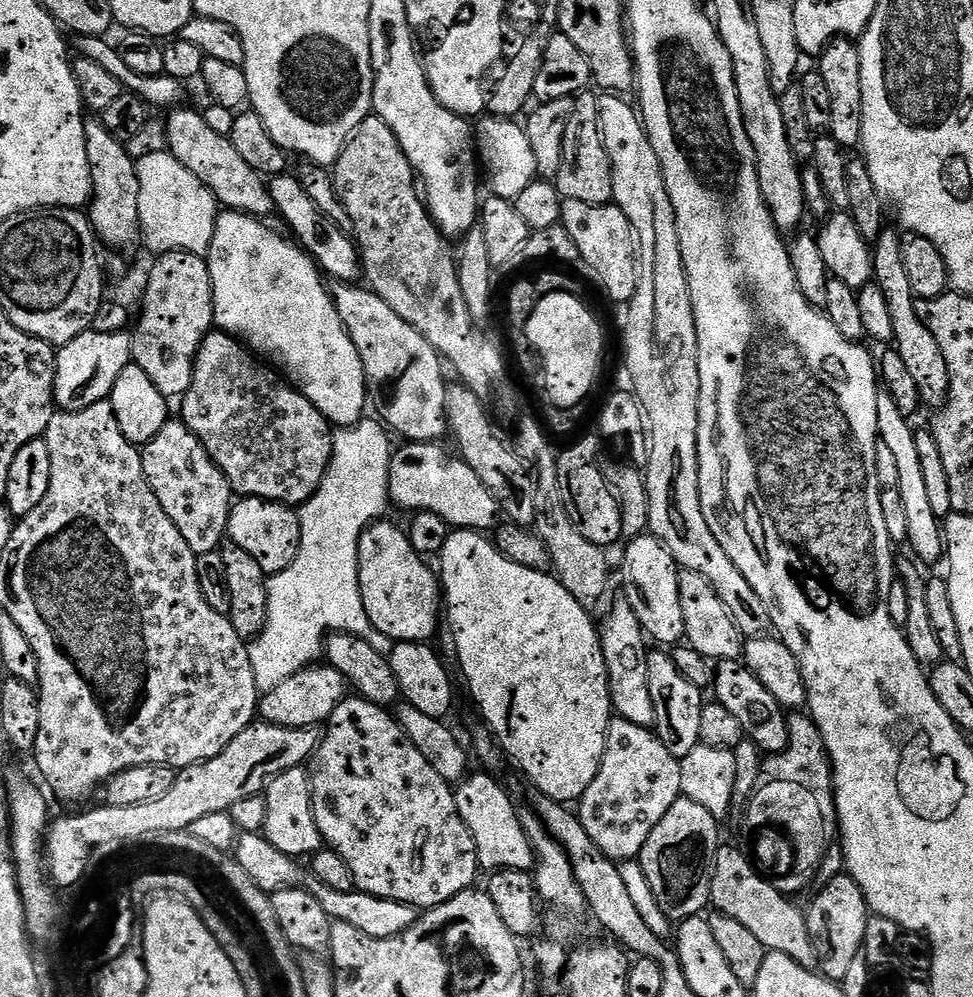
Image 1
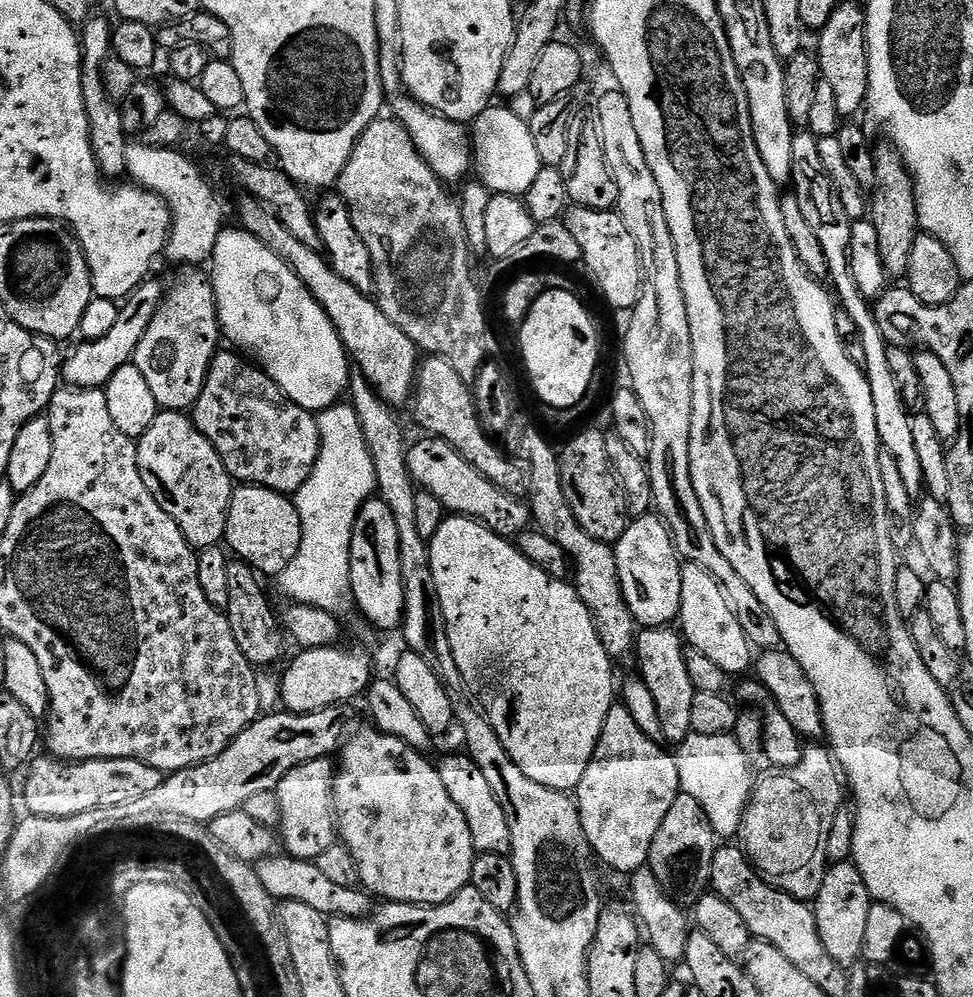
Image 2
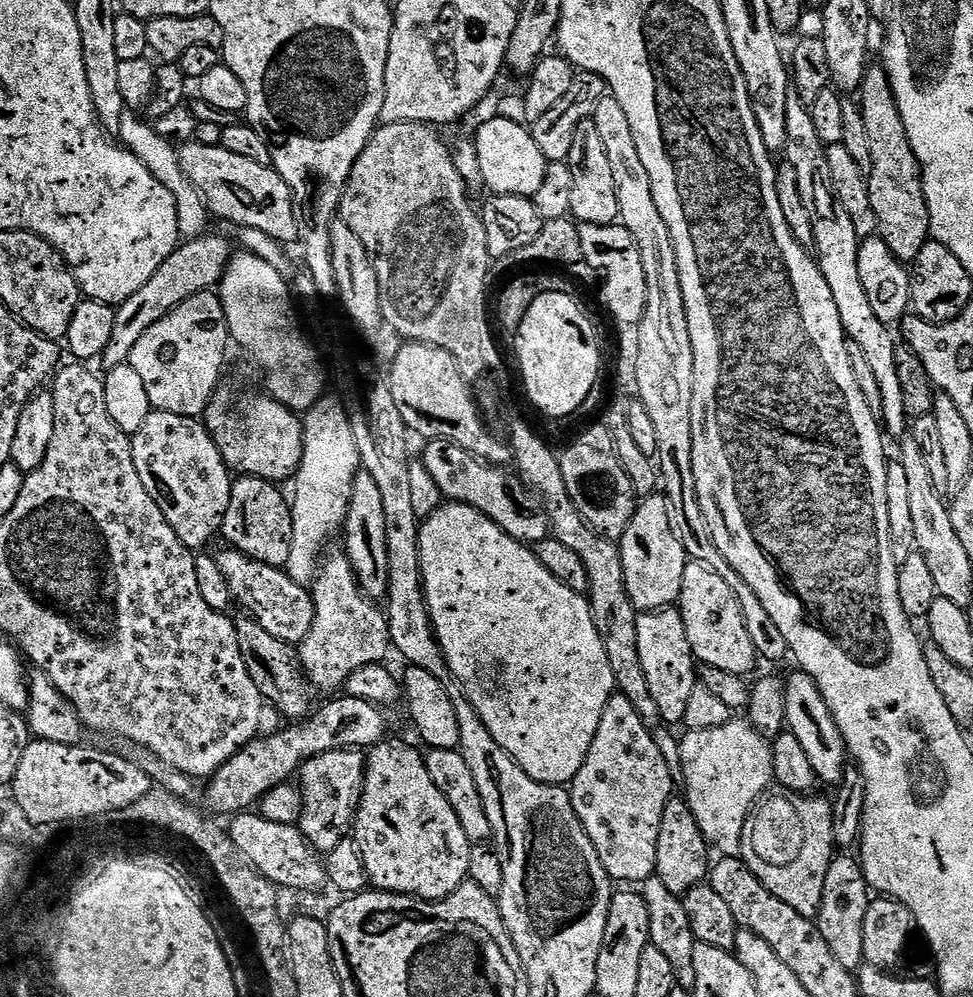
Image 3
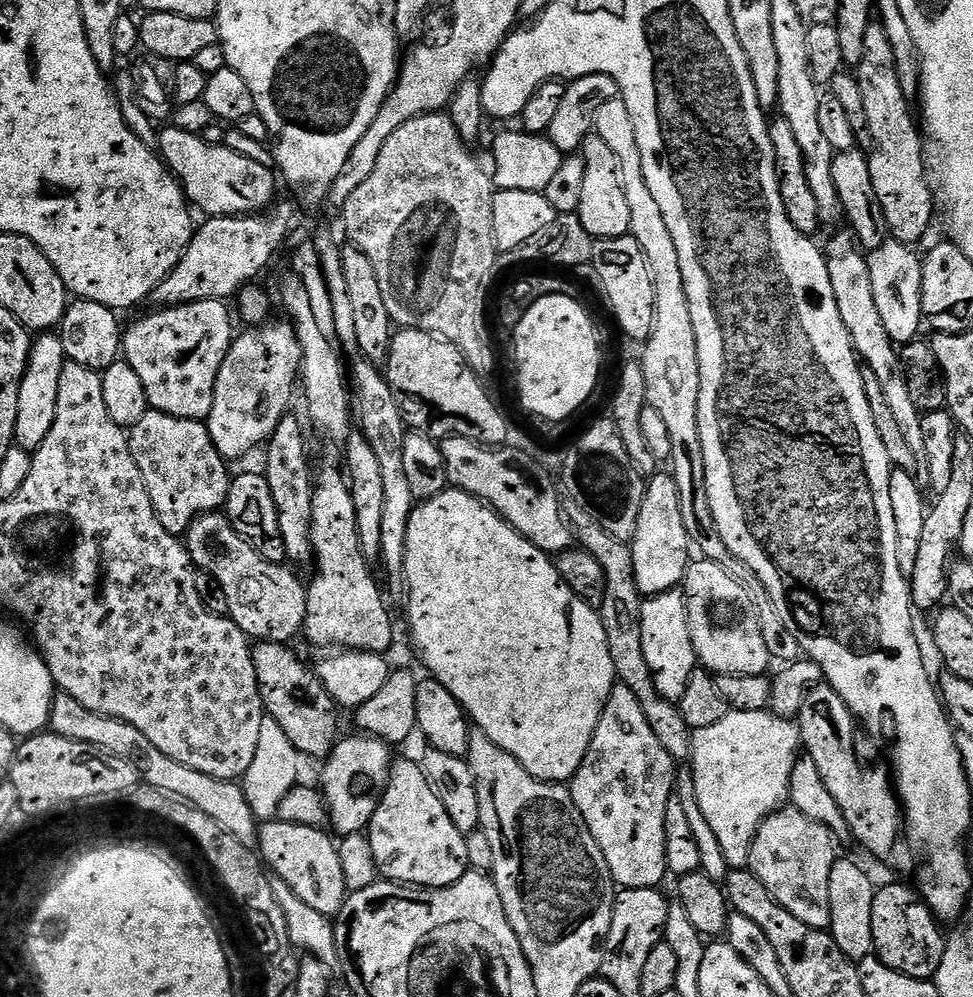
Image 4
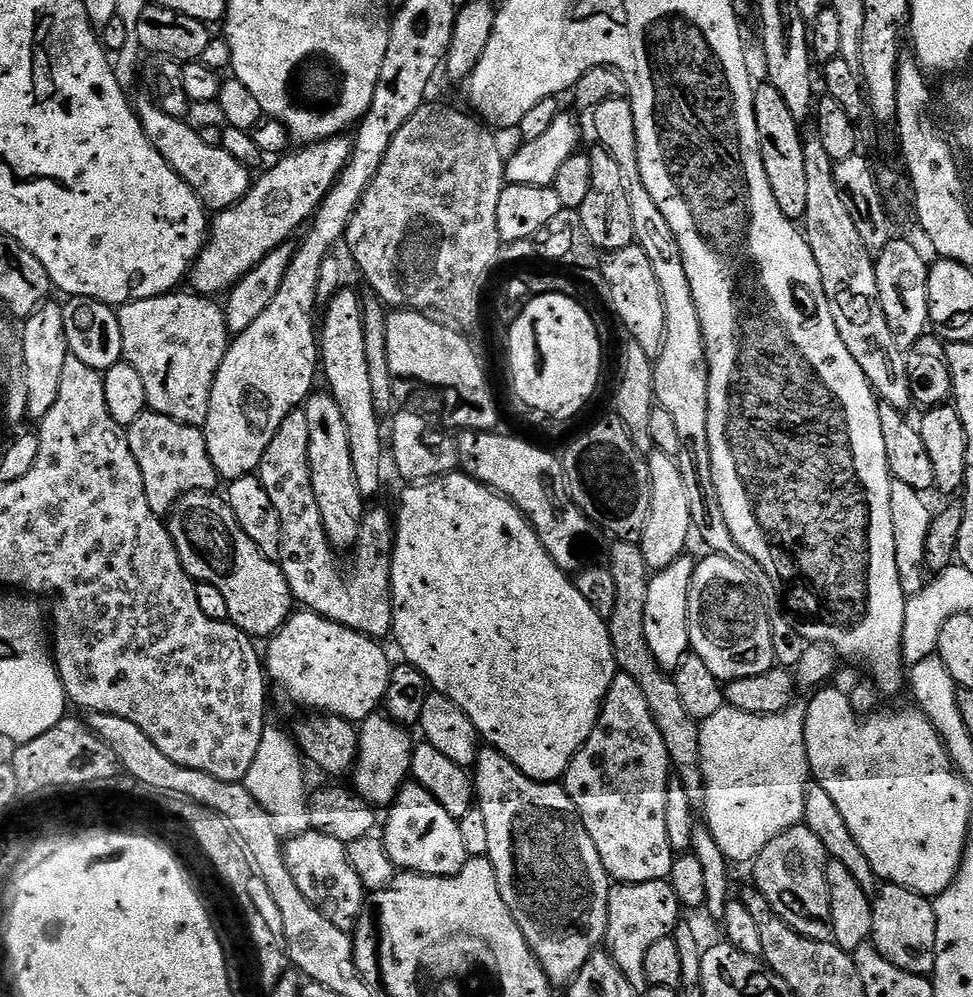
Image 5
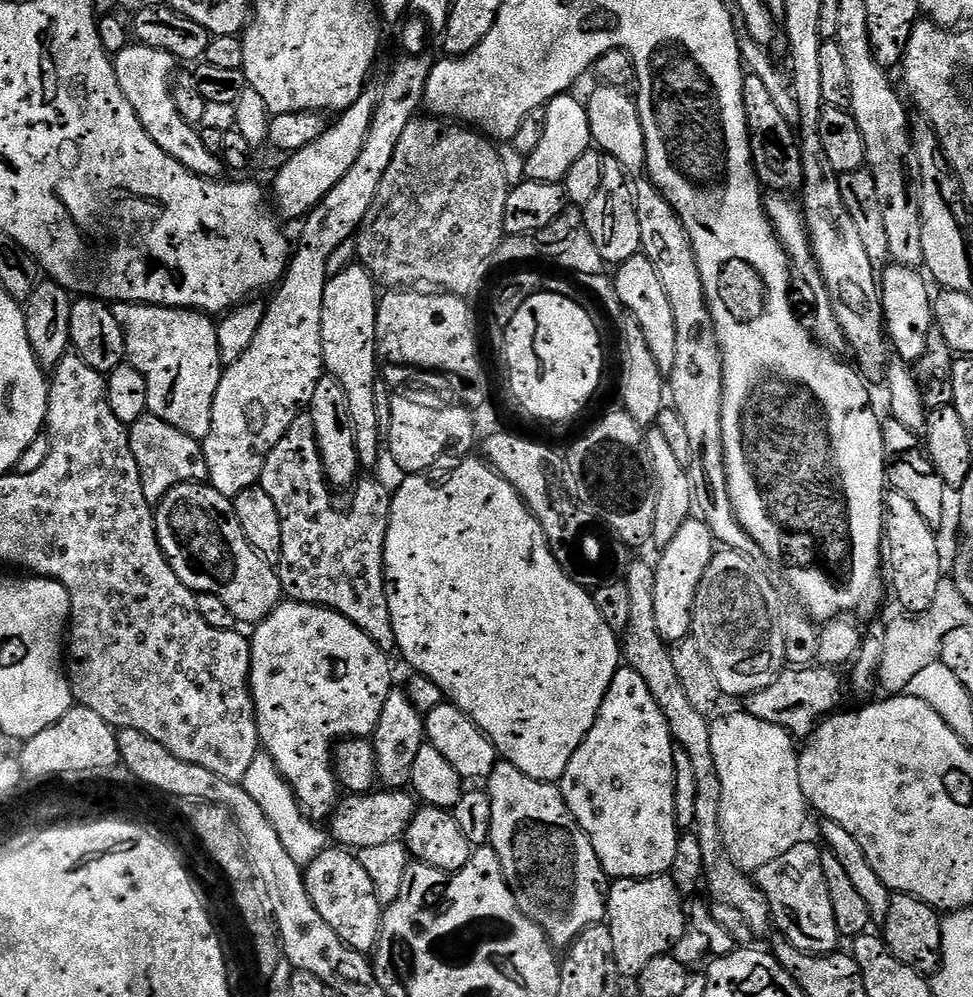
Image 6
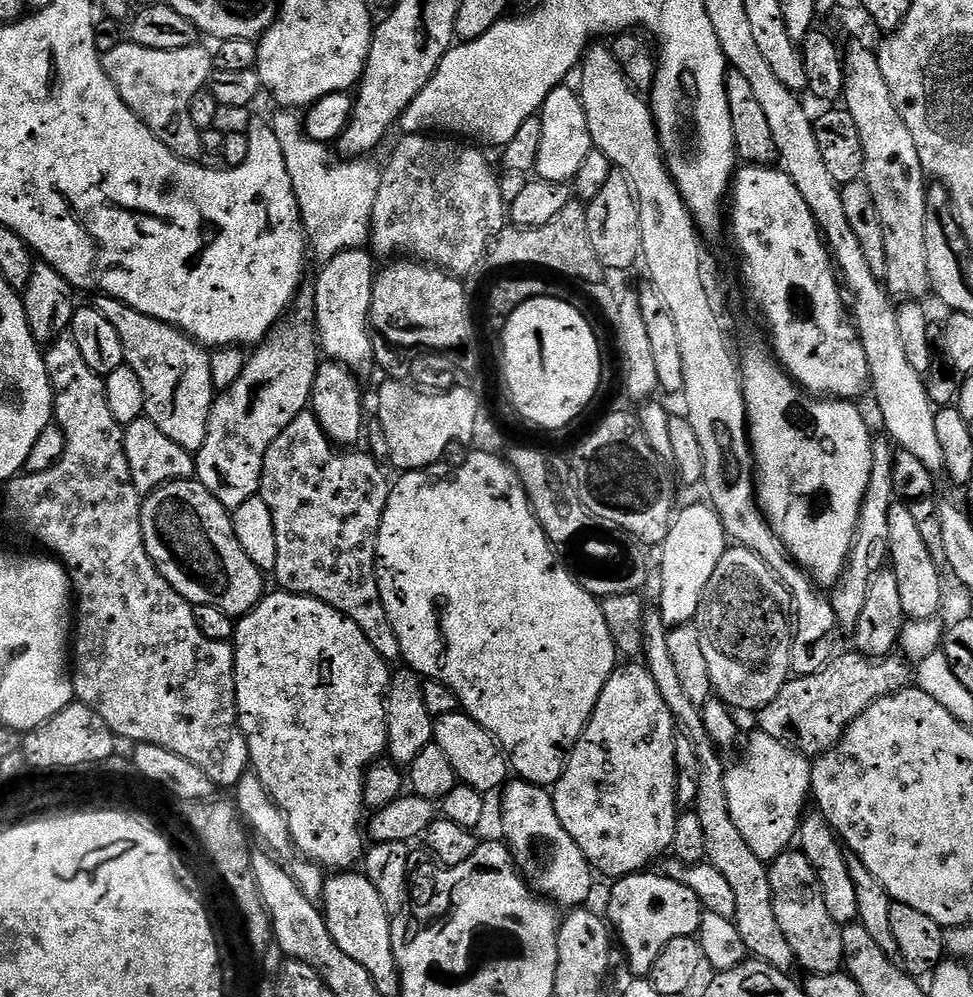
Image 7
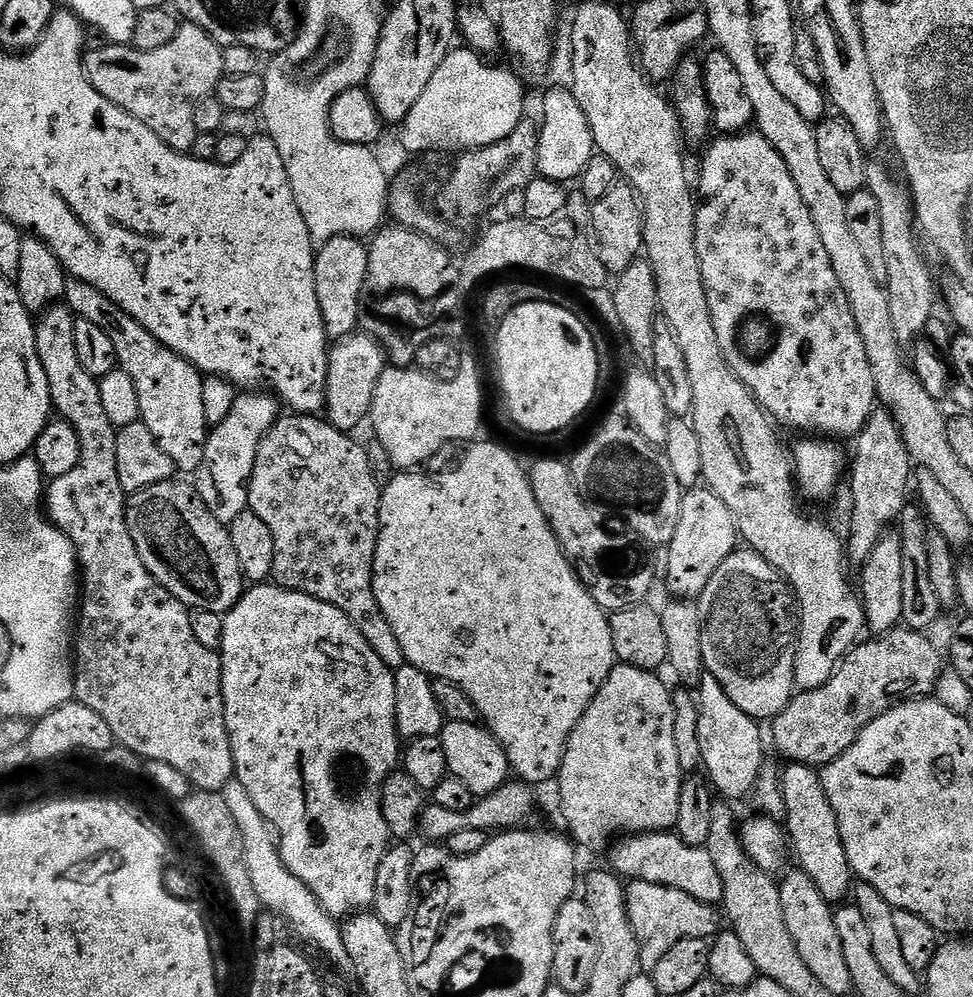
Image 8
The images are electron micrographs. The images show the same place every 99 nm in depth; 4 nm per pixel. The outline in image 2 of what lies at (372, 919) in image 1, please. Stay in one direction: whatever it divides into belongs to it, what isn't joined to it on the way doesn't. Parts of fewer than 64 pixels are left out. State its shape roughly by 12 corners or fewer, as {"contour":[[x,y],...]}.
{"contour":[[273,854],[255,864],[266,894],[329,918],[363,920],[374,900],[315,862]]}

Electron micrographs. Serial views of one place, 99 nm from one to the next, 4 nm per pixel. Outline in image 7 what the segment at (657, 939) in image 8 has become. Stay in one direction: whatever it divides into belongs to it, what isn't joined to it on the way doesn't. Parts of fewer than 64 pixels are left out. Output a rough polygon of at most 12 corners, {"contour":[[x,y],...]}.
{"contour":[[656,870],[622,876],[606,911],[631,975],[699,933],[698,894]]}

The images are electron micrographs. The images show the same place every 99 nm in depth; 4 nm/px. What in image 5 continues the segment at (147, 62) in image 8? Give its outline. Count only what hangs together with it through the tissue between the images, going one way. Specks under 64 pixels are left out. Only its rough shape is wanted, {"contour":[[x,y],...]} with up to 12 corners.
{"contour":[[153,100],[138,104],[146,138],[205,209],[247,194],[250,169]]}

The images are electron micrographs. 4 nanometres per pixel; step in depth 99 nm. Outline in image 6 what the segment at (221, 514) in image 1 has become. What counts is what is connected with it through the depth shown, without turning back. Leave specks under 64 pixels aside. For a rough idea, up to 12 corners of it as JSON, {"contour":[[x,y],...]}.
{"contour":[[145,414],[128,437],[148,504],[202,484],[203,443]]}

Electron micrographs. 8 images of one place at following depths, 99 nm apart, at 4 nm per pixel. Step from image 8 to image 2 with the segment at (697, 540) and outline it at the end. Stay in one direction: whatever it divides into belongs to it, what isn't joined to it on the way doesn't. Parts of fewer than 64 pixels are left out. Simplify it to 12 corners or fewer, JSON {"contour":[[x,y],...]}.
{"contour":[[645,628],[634,660],[672,746],[693,733],[697,693],[681,633]]}

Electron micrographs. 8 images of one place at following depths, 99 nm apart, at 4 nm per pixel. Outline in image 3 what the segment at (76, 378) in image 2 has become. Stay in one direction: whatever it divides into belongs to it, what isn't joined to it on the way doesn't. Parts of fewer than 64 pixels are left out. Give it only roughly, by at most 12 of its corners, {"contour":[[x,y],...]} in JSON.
{"contour":[[185,239],[154,278],[116,308],[105,369],[184,300],[211,292],[234,249]]}

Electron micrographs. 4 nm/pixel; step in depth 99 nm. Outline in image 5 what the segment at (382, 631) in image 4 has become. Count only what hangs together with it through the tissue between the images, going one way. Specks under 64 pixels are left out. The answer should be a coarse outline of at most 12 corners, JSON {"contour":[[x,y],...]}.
{"contour":[[327,390],[302,410],[310,486],[332,547],[351,549],[366,498],[342,410]]}

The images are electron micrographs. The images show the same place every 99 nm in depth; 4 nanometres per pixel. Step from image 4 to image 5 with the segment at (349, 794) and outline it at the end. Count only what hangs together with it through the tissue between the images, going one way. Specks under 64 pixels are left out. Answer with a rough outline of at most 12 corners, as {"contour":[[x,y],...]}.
{"contour":[[384,714],[359,725],[351,787],[391,805],[412,774],[409,729]]}

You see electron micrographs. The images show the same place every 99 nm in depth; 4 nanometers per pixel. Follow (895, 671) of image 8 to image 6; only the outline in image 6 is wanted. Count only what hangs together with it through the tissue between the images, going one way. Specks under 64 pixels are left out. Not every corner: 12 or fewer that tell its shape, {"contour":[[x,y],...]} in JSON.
{"contour":[[785,667],[743,711],[811,737],[841,707],[837,669]]}

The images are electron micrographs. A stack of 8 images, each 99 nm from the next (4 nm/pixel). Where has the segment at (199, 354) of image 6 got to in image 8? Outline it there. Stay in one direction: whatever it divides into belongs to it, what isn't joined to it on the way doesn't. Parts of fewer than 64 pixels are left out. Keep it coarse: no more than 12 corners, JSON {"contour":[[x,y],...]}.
{"contour":[[81,280],[63,303],[114,341],[177,473],[202,466],[202,373]]}

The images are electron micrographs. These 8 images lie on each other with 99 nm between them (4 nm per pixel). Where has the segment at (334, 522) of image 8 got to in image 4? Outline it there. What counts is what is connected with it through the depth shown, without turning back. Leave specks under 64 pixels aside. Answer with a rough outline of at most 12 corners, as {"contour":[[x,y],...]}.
{"contour":[[285,414],[266,441],[286,557],[313,563],[304,428]]}

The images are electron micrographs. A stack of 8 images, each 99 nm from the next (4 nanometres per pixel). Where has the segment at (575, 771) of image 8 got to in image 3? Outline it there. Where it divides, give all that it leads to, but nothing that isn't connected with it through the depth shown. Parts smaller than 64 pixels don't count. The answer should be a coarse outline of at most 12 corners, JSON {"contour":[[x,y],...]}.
{"contour":[[613,694],[570,785],[609,876],[656,875],[670,767]]}

